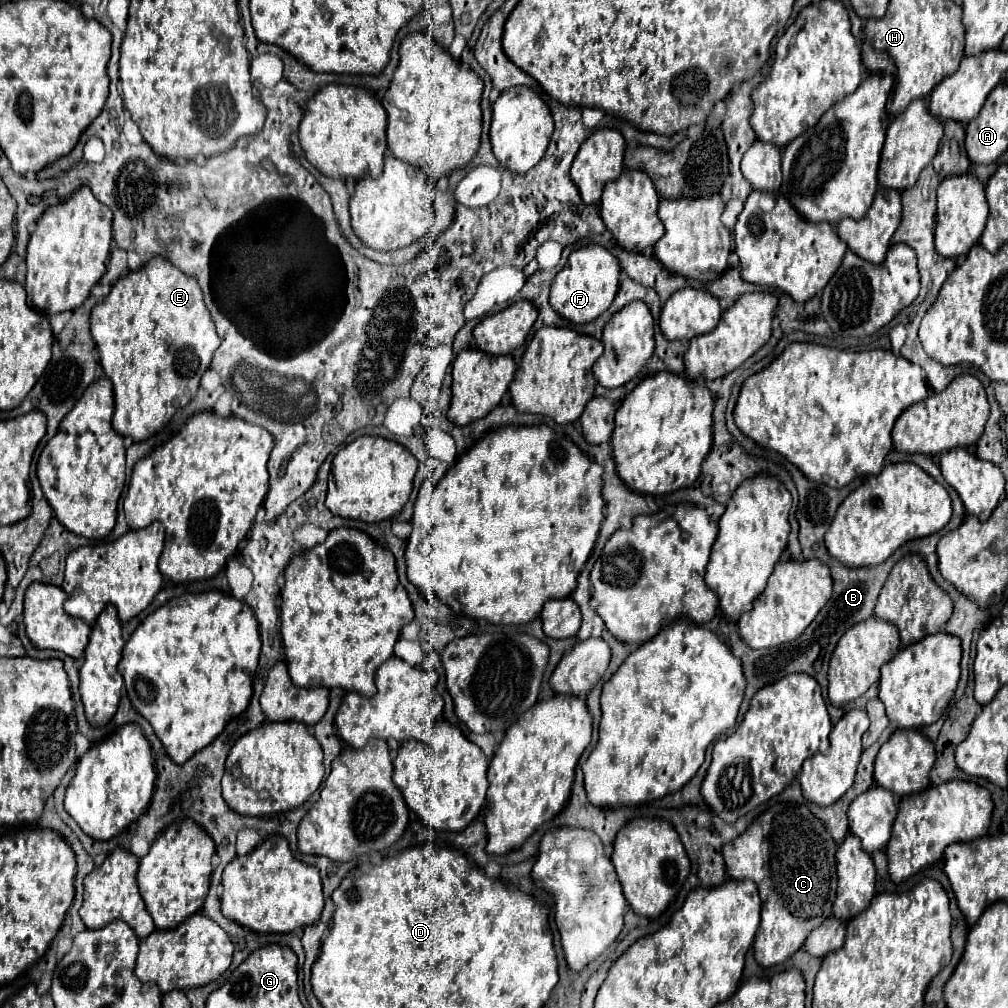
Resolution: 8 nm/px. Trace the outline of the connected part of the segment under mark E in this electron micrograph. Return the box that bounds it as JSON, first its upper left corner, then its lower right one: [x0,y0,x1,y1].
[93,257,219,441]

